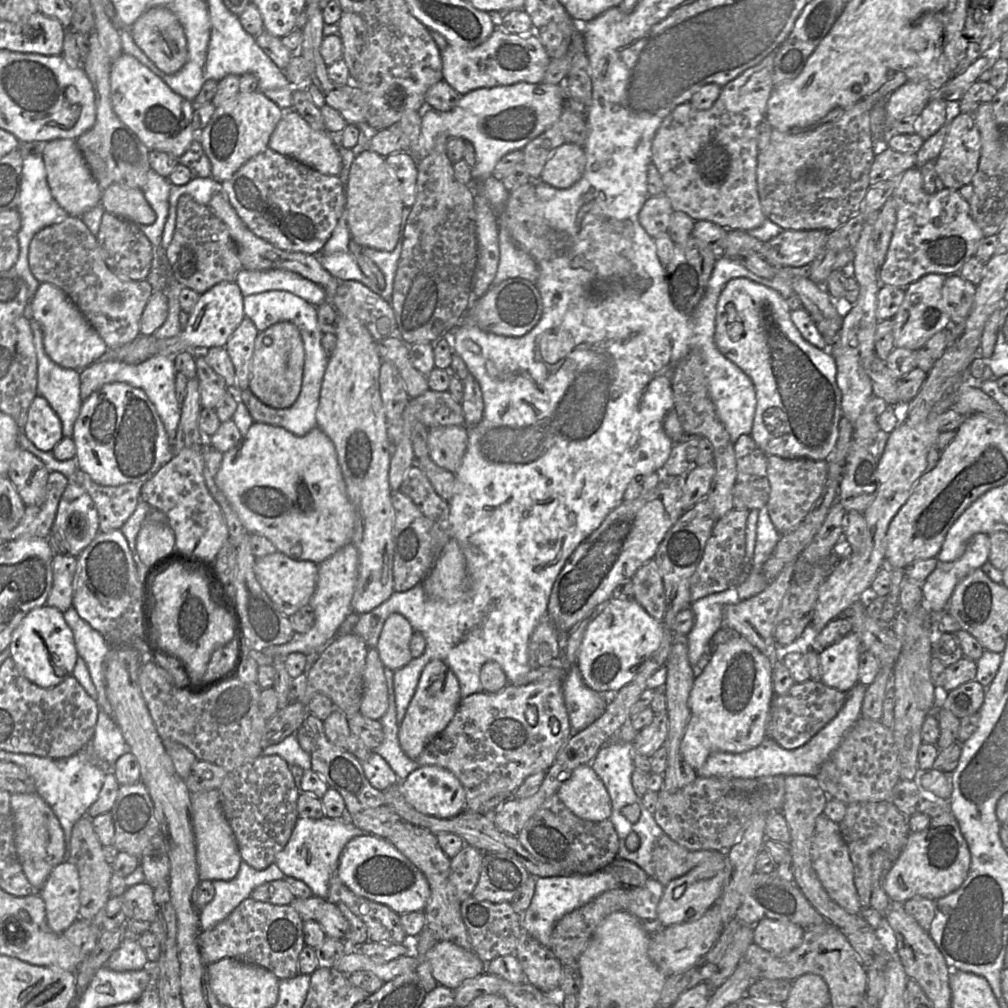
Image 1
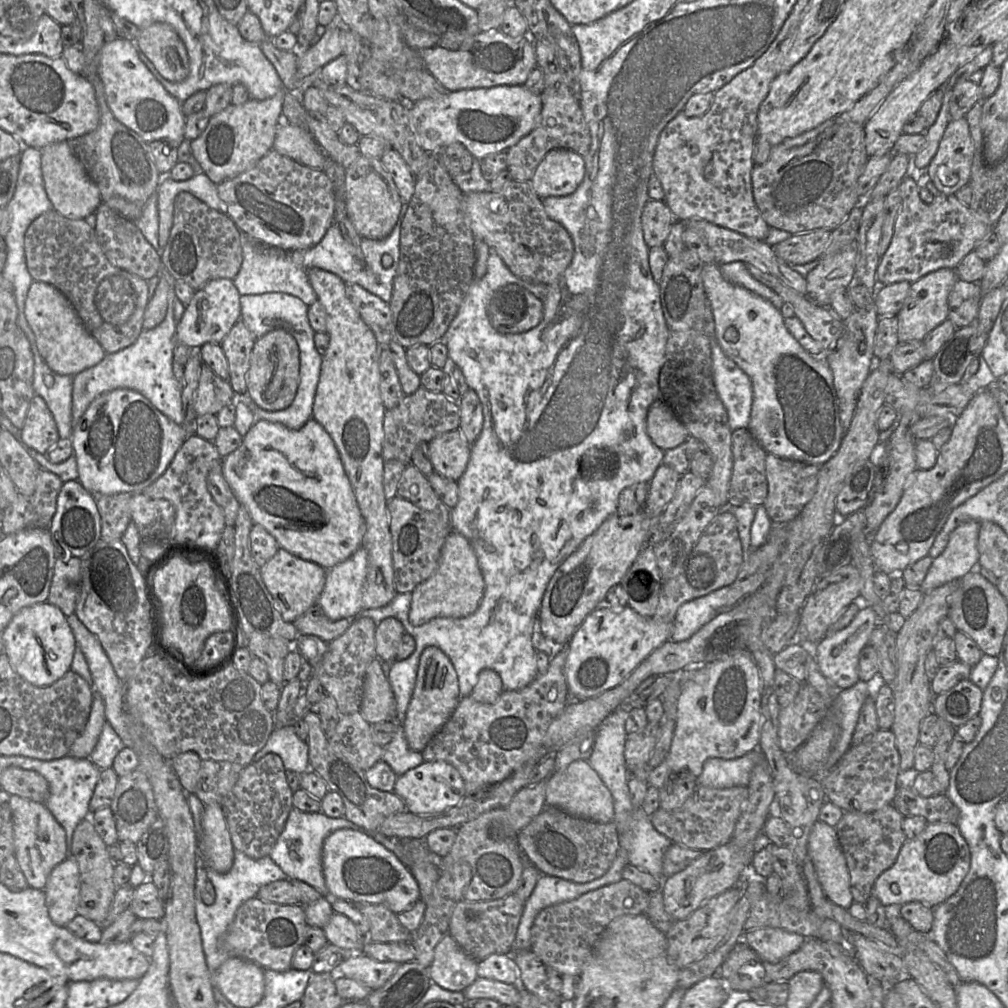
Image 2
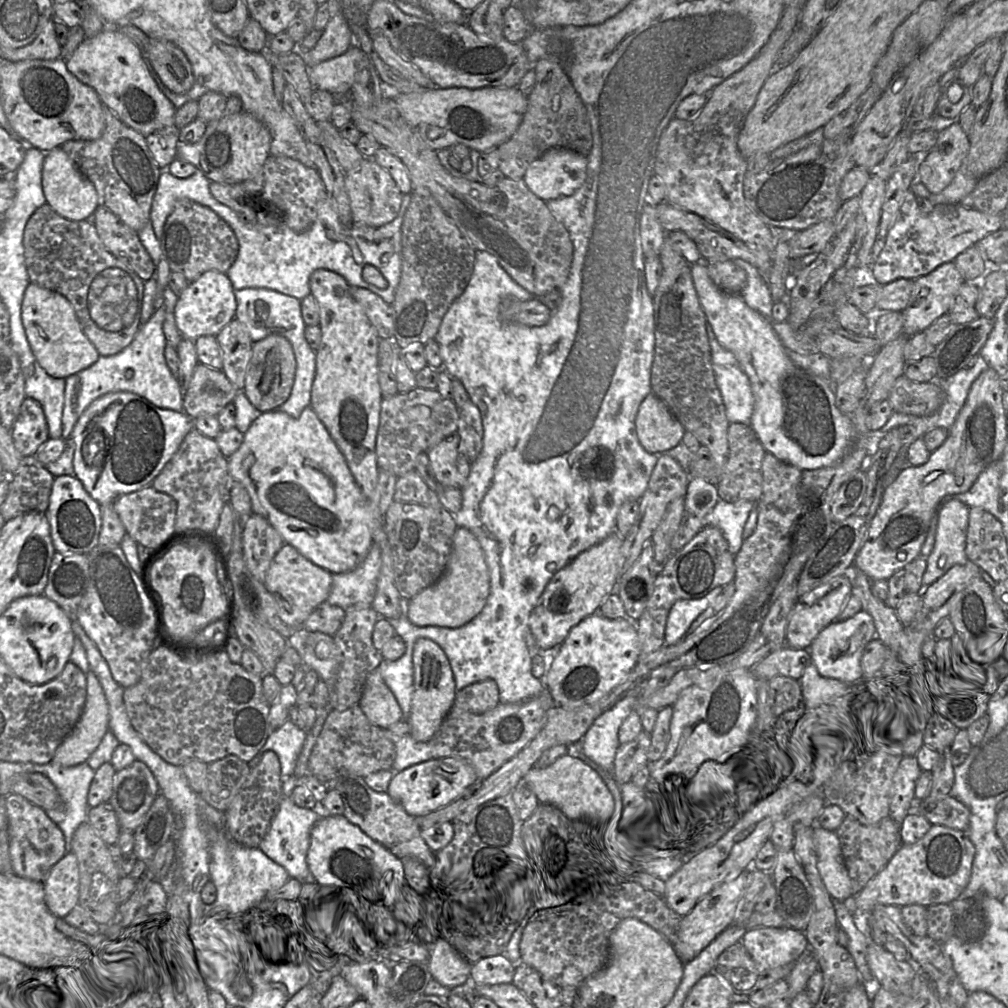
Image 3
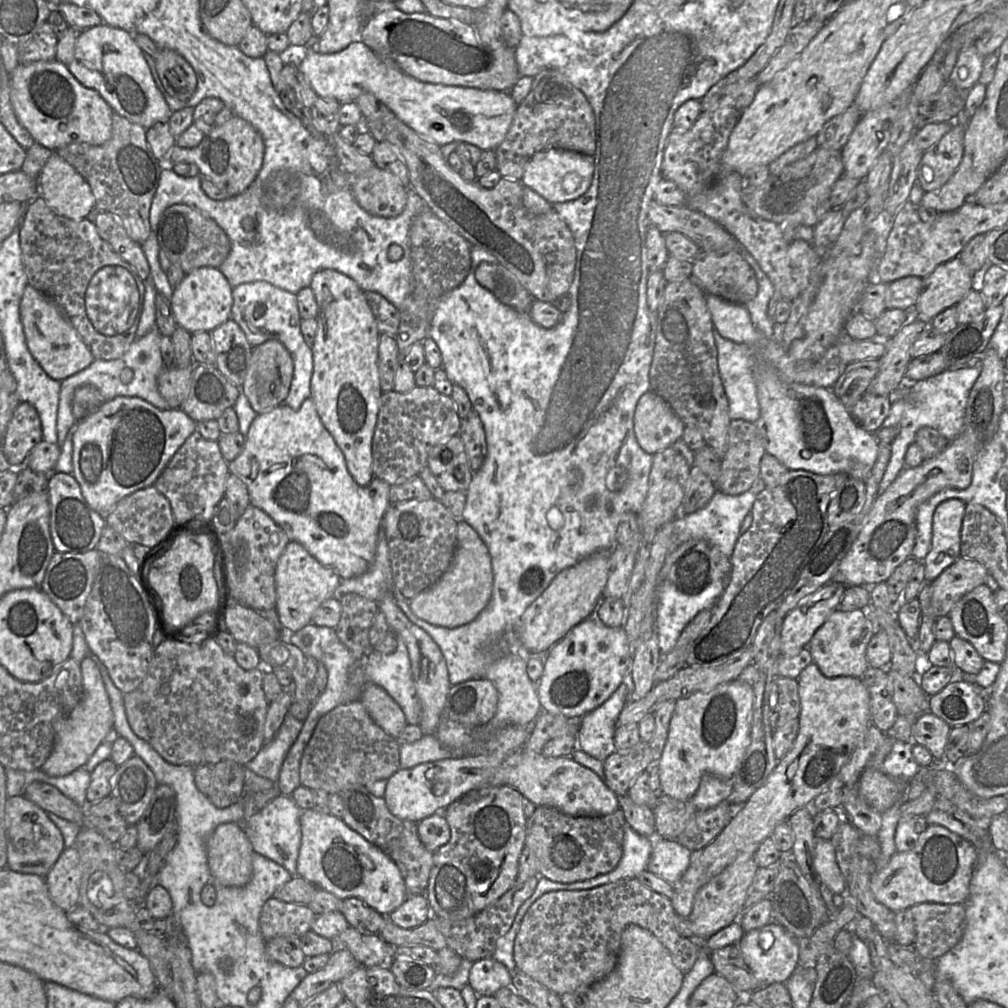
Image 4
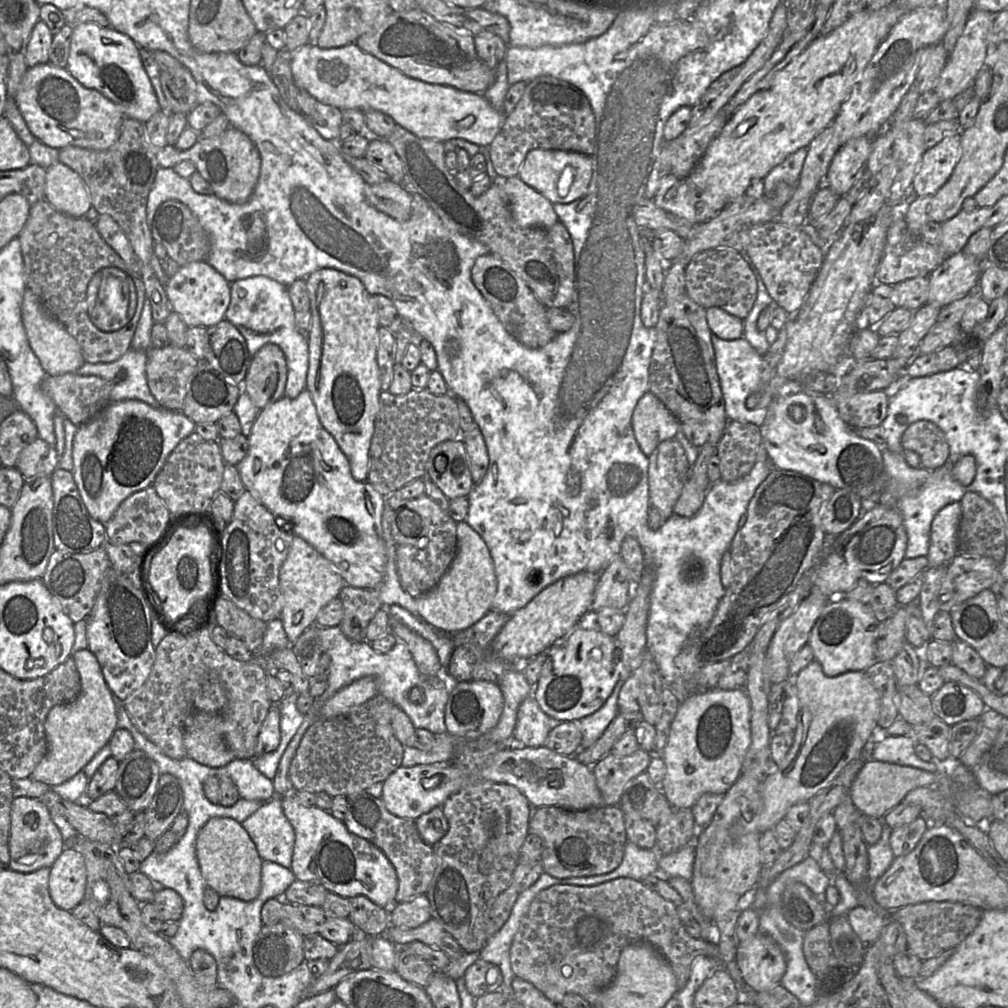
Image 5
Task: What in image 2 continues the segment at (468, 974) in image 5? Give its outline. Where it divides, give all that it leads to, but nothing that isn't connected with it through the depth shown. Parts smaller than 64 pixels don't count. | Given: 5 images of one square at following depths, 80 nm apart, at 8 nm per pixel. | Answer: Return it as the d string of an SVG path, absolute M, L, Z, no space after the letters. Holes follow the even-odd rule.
M491 954L478 961L477 976L506 984L519 985L517 965L511 954Z

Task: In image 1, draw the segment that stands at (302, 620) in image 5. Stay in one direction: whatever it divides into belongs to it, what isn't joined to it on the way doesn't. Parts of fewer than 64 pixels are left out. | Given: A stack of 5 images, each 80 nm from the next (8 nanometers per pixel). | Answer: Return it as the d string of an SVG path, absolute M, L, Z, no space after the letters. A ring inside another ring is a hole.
M281 552L255 558L254 572L262 589L279 611L290 618L300 608L309 604L316 589L318 564L312 561L295 560Z

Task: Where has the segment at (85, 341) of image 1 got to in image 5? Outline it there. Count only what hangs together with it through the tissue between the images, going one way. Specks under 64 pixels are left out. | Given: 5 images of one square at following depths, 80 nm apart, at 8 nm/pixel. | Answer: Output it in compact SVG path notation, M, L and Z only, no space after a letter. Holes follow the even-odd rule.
M28 288L24 292L21 313L29 345L47 375L58 376L76 372L84 365L85 360L75 338L67 332L58 320L45 310L38 297Z

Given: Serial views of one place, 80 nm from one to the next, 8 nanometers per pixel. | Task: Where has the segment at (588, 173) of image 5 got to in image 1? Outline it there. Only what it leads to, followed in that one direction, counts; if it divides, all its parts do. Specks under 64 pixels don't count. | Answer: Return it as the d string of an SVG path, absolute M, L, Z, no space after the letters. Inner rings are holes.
M572 143L562 144L546 161L539 180L557 189L568 189L581 179L585 165L582 147Z

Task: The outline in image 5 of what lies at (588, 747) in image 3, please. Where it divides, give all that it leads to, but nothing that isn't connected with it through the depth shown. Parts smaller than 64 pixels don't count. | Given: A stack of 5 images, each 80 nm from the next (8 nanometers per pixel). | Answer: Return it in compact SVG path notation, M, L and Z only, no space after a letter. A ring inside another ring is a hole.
M622 666L620 679L615 685L611 695L606 702L594 713L582 718L579 726L582 732L581 748L592 746L604 733L606 728L617 716L618 712L618 696L623 683L632 673L626 671Z

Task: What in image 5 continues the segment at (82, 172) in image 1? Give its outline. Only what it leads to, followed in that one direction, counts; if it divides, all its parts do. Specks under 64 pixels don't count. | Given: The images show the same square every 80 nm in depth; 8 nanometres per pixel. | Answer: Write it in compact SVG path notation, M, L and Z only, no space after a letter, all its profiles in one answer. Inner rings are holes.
M60 161L46 169L45 199L57 211L85 218L91 199L83 179Z

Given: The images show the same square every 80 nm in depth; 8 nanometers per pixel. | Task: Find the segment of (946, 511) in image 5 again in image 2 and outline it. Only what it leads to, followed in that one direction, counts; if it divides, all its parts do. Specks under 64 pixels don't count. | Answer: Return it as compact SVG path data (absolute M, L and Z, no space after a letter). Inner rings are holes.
M979 522L959 524L949 536L947 546L936 558L925 576L920 590L926 594L948 582L961 580L978 565Z

